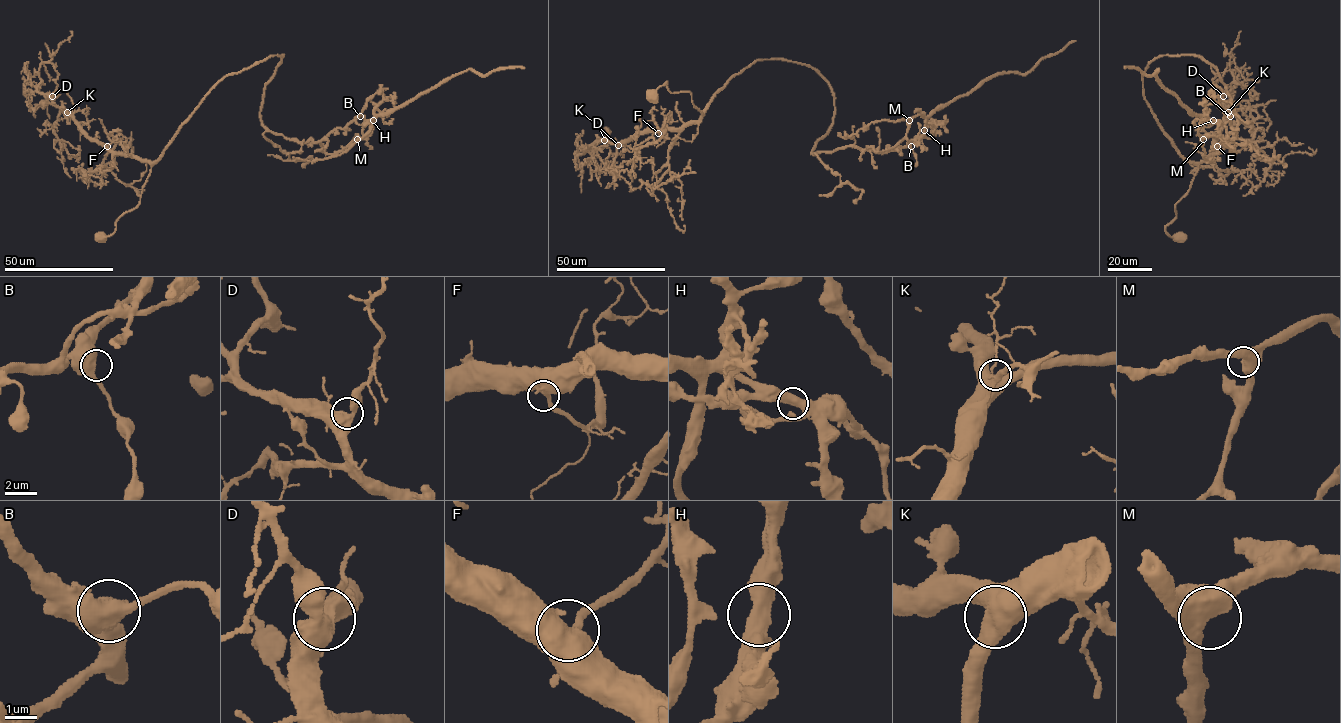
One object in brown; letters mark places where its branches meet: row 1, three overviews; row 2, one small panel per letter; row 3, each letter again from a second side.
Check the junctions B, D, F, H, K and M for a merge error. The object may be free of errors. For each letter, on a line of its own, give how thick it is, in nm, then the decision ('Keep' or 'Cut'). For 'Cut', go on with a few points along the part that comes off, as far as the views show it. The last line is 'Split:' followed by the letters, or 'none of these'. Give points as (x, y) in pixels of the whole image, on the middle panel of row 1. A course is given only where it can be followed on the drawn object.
B: Thickness 550 nm. Keep
D: Thickness 550 nm. Keep
F: Thickness 550 nm. Keep
H: Thickness 550 nm. Cut. Course of the part to remove: (924, 130), (926, 120), (933, 112), (986, 80), (999, 74), (1025, 74), (1044, 58), (1076, 40)
K: Thickness 650 nm. Keep
M: Thickness 550 nm. Keep
Split: H

